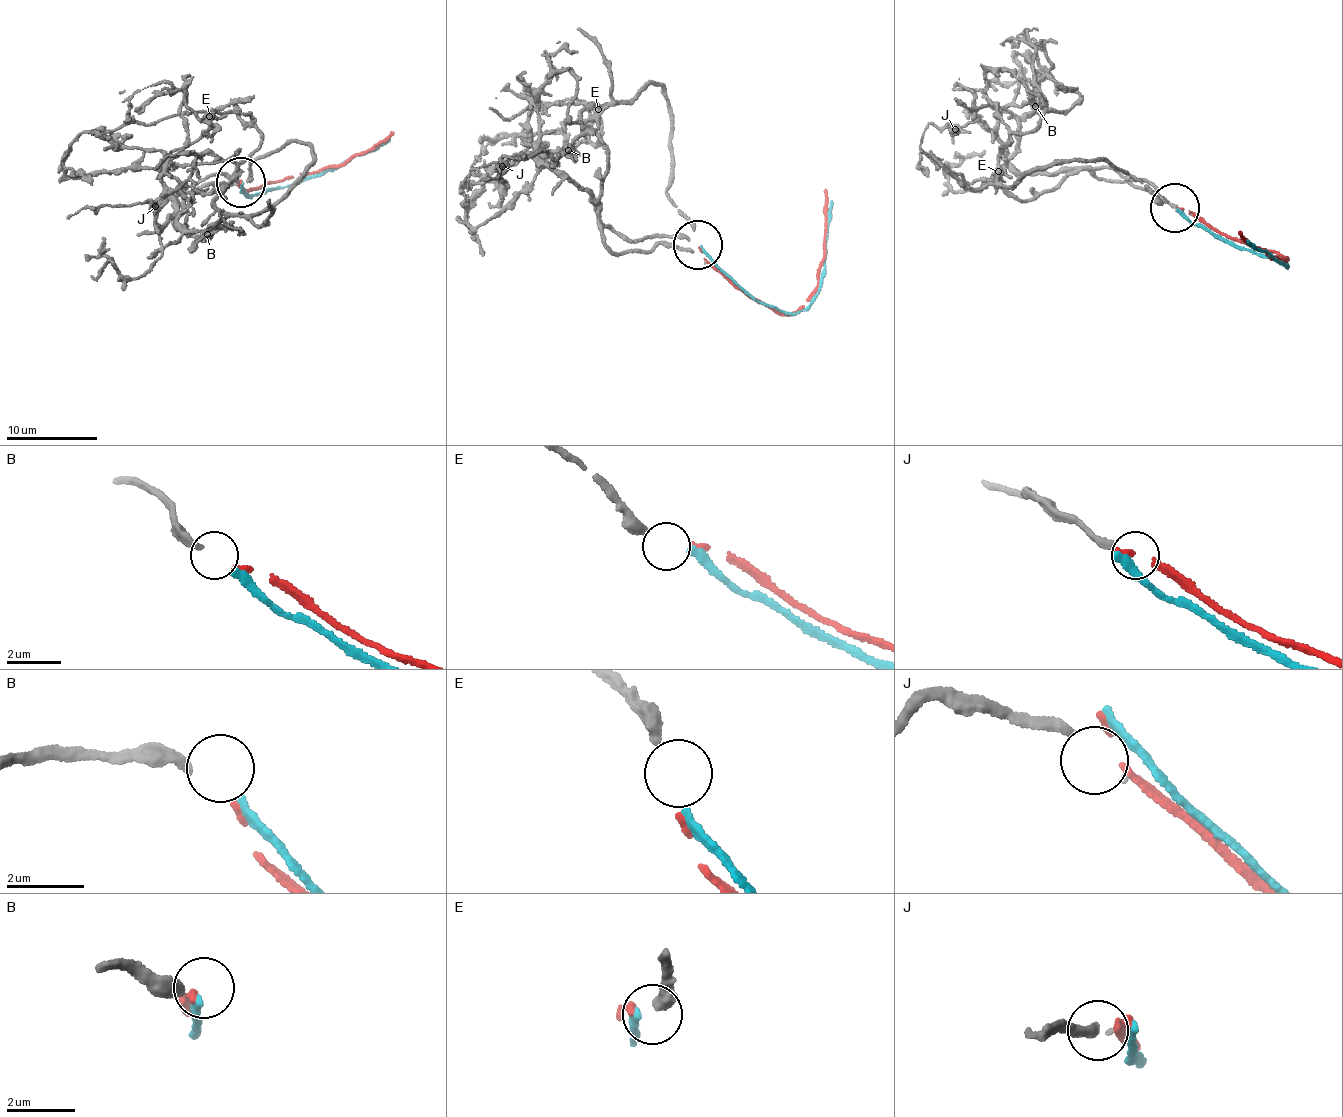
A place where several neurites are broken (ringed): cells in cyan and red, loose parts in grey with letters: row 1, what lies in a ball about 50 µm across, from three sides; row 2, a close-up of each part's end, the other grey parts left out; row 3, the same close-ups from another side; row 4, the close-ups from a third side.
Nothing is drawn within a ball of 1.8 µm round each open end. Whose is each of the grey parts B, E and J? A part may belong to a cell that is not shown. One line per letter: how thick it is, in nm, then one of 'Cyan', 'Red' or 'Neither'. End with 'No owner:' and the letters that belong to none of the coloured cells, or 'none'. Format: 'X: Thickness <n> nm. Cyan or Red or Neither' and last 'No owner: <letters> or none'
B: Thickness 300 nm. Red
E: Thickness 400 nm. Neither
J: Thickness 260 nm. Neither
No owner: E, J

